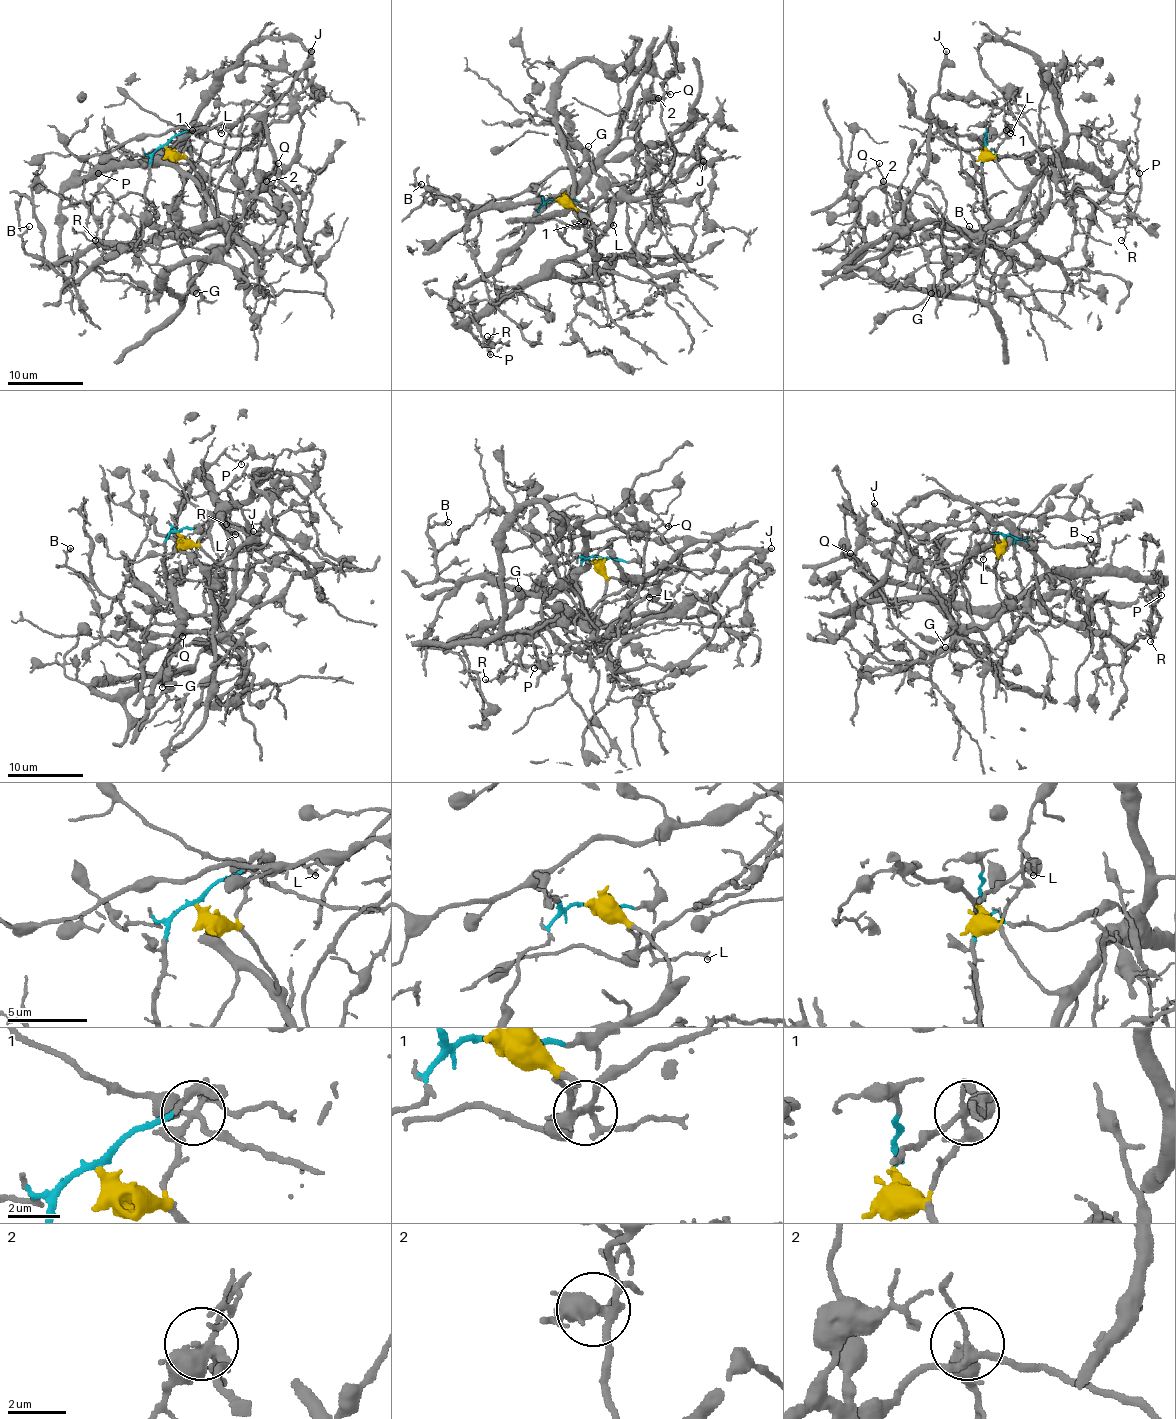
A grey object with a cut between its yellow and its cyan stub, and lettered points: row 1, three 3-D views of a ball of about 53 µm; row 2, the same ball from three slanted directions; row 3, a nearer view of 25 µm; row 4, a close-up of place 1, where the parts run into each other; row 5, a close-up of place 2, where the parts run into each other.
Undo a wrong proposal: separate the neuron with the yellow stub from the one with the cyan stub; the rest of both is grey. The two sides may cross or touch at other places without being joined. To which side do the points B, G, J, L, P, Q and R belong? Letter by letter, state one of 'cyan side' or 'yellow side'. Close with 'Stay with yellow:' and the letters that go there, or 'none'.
B: cyan side
G: yellow side
J: cyan side
L: yellow side
P: yellow side
Q: cyan side
R: yellow side
Stay with yellow: G, L, P, R

